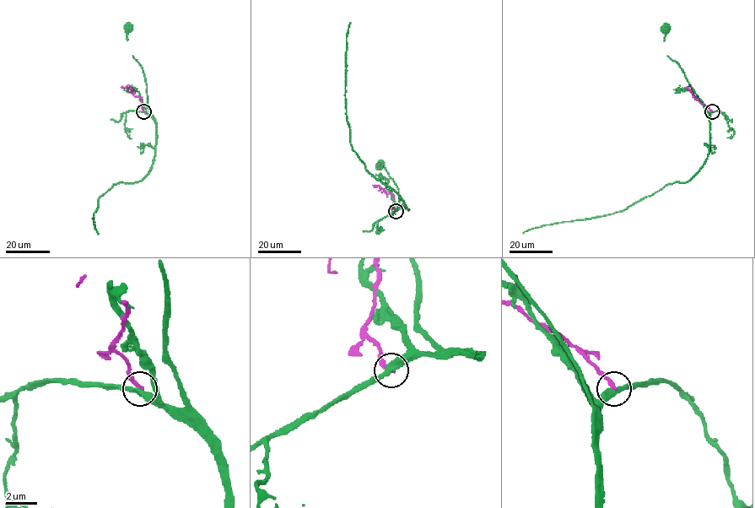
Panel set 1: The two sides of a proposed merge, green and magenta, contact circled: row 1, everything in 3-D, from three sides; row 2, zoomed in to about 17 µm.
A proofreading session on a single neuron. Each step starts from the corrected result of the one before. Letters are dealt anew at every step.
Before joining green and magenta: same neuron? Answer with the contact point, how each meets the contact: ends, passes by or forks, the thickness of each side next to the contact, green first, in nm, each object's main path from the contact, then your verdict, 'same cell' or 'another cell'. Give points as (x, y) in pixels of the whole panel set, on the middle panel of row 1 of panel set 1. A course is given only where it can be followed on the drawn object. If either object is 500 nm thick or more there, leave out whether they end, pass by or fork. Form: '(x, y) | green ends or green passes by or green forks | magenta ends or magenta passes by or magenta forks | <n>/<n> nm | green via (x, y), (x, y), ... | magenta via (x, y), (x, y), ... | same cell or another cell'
(396, 211) | green passes by | magenta ends | 360/240 nm | green via (396, 211), (401, 208), (398, 190), (380, 165) | magenta via (396, 211), (392, 206), (393, 195), (373, 185) | another cell

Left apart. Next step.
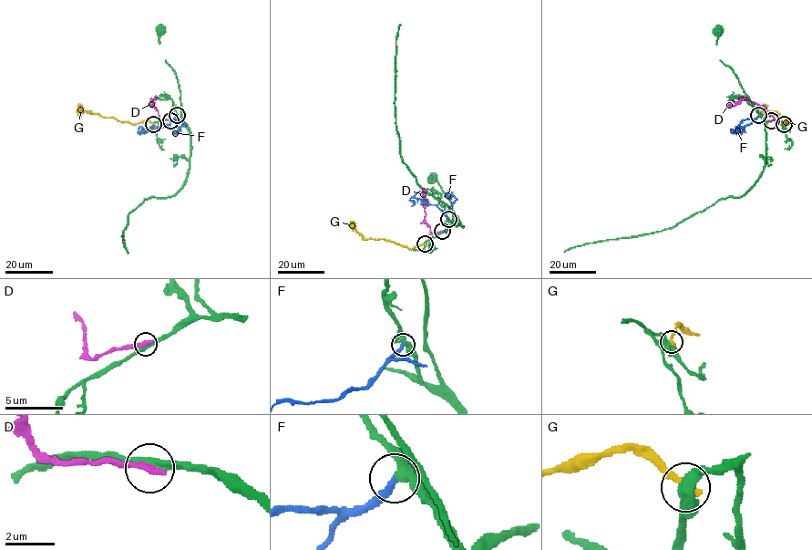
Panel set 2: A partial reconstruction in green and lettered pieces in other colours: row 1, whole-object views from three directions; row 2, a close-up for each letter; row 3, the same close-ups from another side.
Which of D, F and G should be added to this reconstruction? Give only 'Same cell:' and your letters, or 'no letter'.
Same cell: F

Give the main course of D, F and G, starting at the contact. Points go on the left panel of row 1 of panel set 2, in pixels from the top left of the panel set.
D: (170, 120), (161, 119), (152, 99), (153, 106), (150, 103)
F: (177, 115), (164, 126), (152, 127), (143, 132), (138, 129), (140, 126), (142, 130), (138, 134)
G: (153, 124), (144, 120), (134, 125), (82, 109)

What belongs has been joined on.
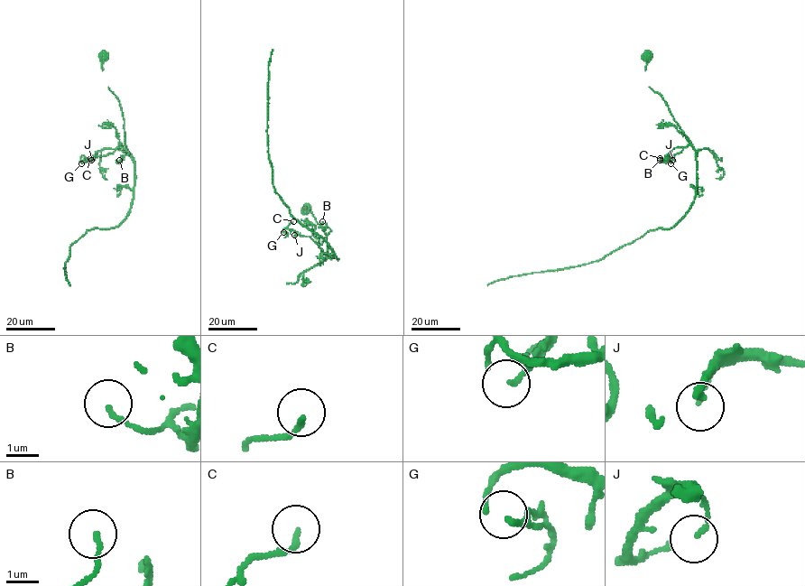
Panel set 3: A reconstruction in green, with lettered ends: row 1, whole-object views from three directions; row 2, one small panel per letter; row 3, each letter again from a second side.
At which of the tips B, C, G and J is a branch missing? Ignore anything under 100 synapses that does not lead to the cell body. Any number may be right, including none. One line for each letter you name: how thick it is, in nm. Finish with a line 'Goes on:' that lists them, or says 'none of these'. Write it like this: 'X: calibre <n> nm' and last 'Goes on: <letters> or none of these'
Goes on: none of these

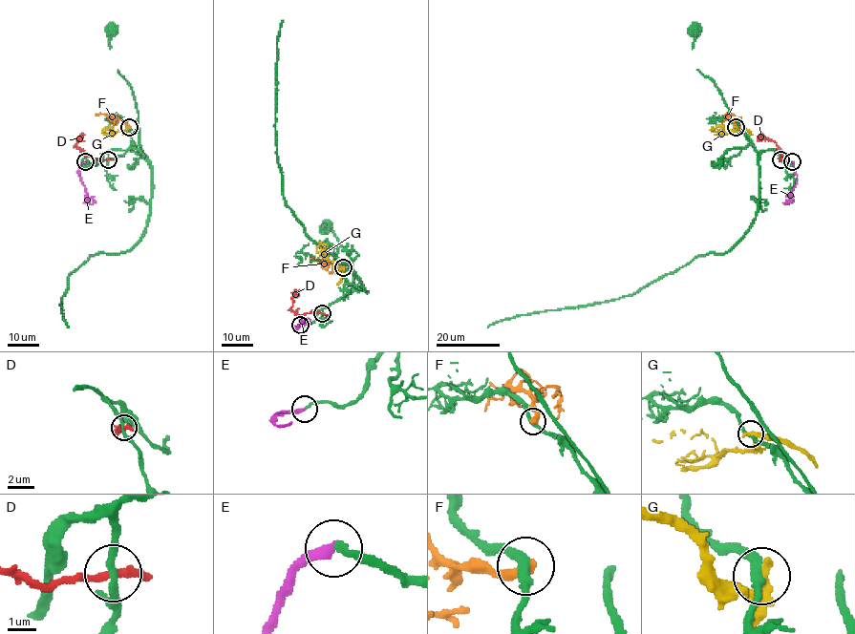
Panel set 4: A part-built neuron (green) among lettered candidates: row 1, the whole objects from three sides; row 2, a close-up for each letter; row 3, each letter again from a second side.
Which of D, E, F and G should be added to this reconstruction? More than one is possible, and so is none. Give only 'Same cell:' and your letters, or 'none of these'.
Same cell: E

